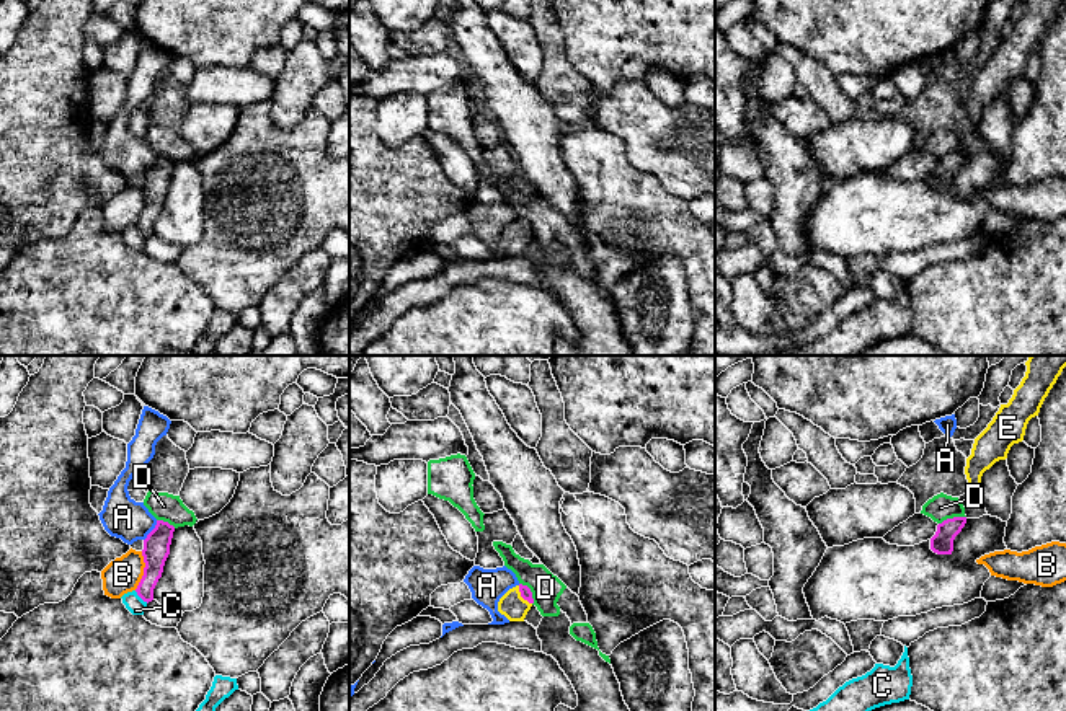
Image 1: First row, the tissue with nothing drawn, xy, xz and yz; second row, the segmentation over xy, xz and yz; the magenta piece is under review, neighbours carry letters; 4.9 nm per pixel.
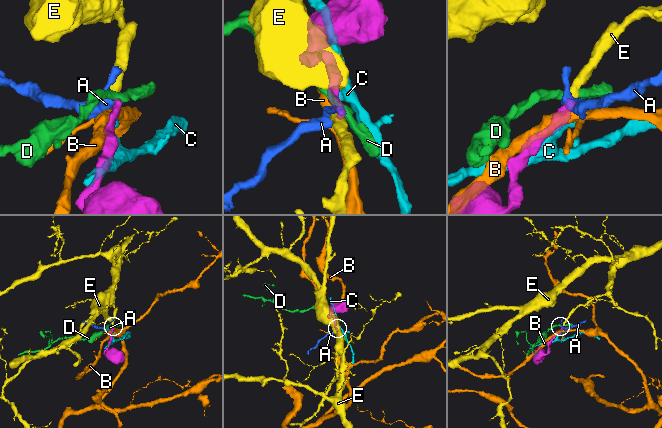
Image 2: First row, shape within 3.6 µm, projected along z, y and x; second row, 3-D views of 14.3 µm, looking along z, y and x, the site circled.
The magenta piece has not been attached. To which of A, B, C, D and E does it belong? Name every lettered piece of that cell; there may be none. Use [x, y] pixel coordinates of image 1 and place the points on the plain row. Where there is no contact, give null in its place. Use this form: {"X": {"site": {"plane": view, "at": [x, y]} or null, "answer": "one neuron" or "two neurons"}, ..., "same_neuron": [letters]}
{"A": {"site": {"plane": "xy", "at": [152, 165]}, "answer": "two neurons"}, "B": {"site": {"plane": "xy", "at": [144, 206]}, "answer": "two neurons"}, "C": {"site": {"plane": "xy", "at": [141, 232]}, "answer": "two neurons"}, "D": {"site": {"plane": "yz", "at": [952, 154]}, "answer": "two neurons"}, "E": {"site": {"plane": "xz", "at": [521, 230]}, "answer": "one neuron"}, "same_neuron": ["E"]}

